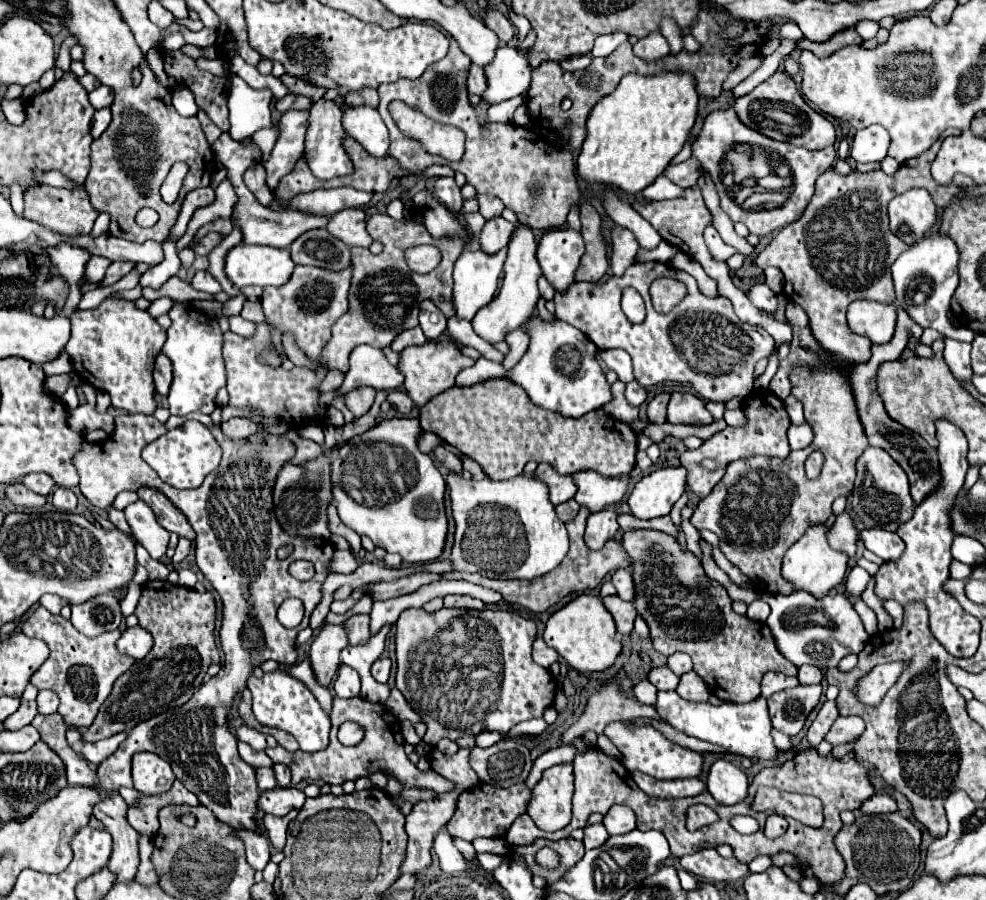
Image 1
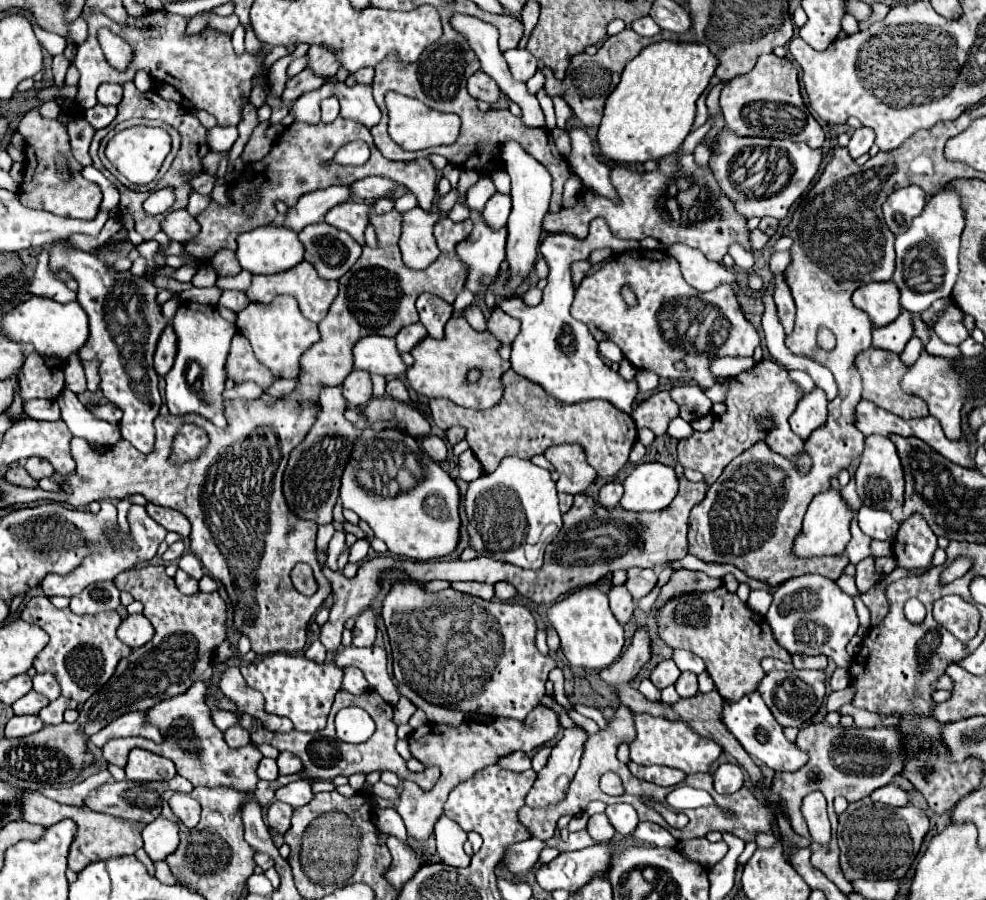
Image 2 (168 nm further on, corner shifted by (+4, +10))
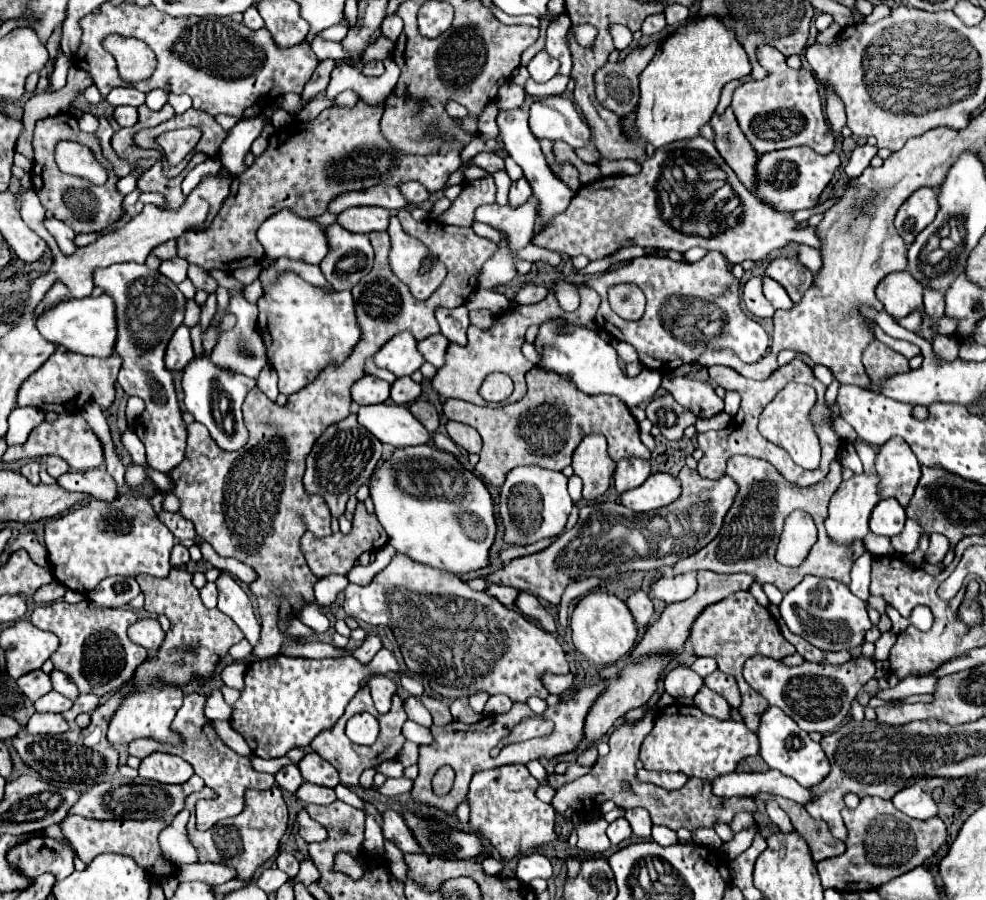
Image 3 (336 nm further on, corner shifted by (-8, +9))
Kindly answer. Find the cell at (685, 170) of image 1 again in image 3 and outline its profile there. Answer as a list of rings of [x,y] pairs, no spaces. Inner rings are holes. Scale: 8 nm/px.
[[[831,23],[831,27],[827,27],[825,31],[821,31],[821,33],[817,33],[817,43],[819,45],[833,45],[833,43],[837,43],[837,35],[839,35],[839,31],[841,31],[841,27],[839,27],[839,23]]]

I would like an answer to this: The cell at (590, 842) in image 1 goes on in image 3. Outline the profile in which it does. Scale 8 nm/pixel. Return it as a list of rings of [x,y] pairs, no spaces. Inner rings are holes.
[[[619,817],[619,819],[615,819],[613,823],[609,823],[609,827],[607,827],[607,837],[611,839],[613,845],[619,845],[619,843],[625,841],[627,837],[631,837],[631,827],[629,827],[627,819],[625,819],[625,817]]]

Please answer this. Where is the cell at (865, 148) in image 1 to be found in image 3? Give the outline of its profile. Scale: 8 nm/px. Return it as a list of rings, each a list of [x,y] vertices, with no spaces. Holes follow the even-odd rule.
[[[861,145],[853,151],[851,159],[849,159],[849,165],[845,167],[847,171],[847,177],[859,177],[861,171],[865,167],[869,167],[869,161],[877,155],[877,147],[875,145]]]

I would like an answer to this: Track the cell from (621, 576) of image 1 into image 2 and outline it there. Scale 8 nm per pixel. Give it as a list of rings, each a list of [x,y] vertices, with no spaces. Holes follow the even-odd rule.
[[[631,568],[629,570],[629,580],[625,584],[625,588],[631,592],[631,596],[635,600],[647,596],[659,582],[659,574],[661,574],[661,568],[649,568],[649,570],[643,570],[643,568]]]

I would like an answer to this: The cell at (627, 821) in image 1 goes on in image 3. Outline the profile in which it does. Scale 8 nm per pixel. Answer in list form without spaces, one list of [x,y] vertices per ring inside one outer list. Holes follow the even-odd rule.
[[[635,807],[635,809],[627,809],[625,811],[625,819],[631,823],[631,829],[633,829],[633,835],[637,837],[651,837],[651,819],[649,819],[649,813],[643,809],[643,807]]]

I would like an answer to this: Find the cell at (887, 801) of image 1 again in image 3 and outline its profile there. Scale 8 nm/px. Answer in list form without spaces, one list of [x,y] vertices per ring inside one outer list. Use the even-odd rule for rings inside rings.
[[[911,785],[911,787],[901,789],[891,801],[893,801],[893,805],[895,805],[899,811],[903,811],[905,815],[915,817],[915,819],[921,819],[921,821],[937,815],[937,805],[935,805],[935,801],[933,801],[931,795],[925,793],[919,785]]]

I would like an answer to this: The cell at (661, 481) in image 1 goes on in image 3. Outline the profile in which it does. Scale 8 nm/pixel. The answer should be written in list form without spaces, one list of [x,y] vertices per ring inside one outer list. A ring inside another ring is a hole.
[[[651,473],[643,485],[625,491],[621,495],[621,503],[635,513],[647,513],[677,501],[679,495],[681,495],[681,485],[673,475]]]

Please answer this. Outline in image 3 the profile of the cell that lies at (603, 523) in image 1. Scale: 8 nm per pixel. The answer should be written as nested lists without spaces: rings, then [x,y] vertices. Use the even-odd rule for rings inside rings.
[[[627,459],[627,461],[619,461],[613,481],[615,481],[615,489],[617,493],[625,493],[629,489],[639,487],[647,477],[651,475],[651,465],[649,461],[643,459]]]

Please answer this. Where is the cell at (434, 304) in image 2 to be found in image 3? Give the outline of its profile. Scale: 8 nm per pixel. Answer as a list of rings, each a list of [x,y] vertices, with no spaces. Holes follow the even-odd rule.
[[[465,305],[455,307],[453,311],[449,311],[445,307],[441,307],[441,309],[437,307],[435,315],[437,315],[437,323],[441,327],[441,333],[451,343],[457,343],[457,345],[465,345],[467,343],[465,331],[469,327],[469,317],[467,317],[467,307]]]

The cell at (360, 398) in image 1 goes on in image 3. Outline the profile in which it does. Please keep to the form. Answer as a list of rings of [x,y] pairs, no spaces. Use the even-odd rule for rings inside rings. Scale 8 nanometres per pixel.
[[[365,375],[351,387],[351,397],[359,405],[377,405],[389,399],[391,385],[379,377]]]

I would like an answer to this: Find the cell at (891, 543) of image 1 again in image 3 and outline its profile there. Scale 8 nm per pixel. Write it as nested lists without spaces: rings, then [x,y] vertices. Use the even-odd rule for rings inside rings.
[[[881,499],[873,509],[869,527],[875,535],[893,537],[903,531],[905,519],[905,509],[897,503],[897,499]]]

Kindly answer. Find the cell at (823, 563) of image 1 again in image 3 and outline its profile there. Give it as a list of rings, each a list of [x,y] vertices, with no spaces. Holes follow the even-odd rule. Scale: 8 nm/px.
[[[855,475],[849,481],[843,481],[829,501],[829,515],[825,519],[827,535],[839,545],[853,545],[855,541],[863,541],[869,533],[869,517],[873,507],[879,503],[877,495],[877,475]]]

